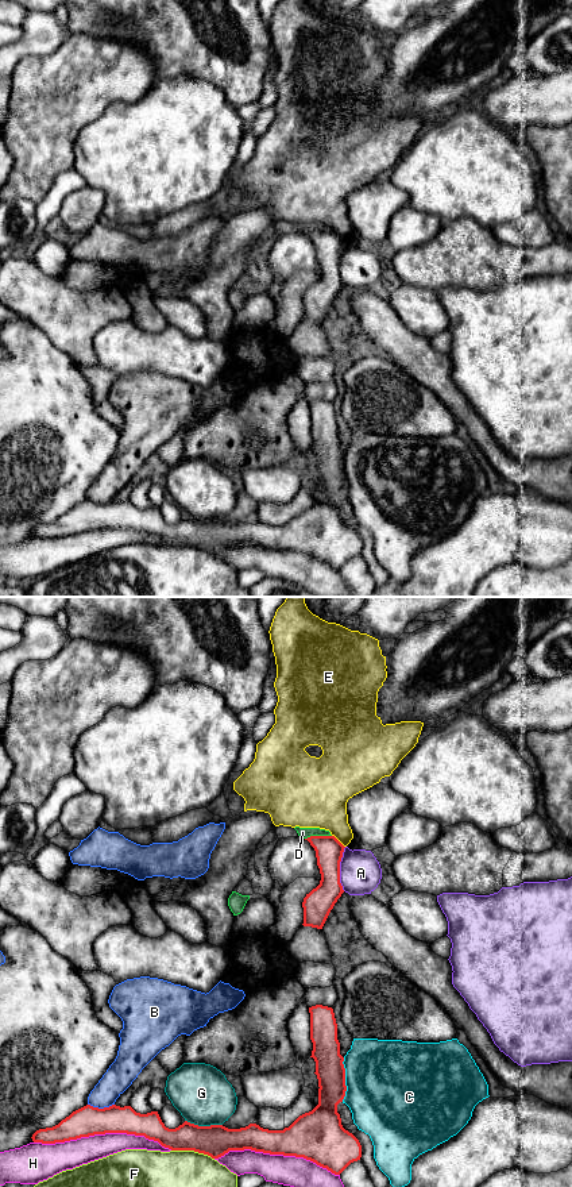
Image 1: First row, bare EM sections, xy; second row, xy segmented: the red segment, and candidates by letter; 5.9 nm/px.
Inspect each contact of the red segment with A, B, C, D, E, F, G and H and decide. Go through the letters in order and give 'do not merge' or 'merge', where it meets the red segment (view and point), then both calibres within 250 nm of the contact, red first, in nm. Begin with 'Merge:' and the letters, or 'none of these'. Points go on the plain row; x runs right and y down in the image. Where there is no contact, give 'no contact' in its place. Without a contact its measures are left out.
Merge: none of these
A: do not merge; meets red in xy at (339, 264); 170 nm thick on the red side, 240 nm on the other
B: do not merge; meets red in xy at (101, 504); 180 nm thick on the red side, 170 nm on the other
C: do not merge; meets red in xy at (344, 474); 170 nm thick on the red side, 480 nm on the other
D: do not merge; meets red in xy at (317, 231); 160 nm thick on the red side, 60 nm on the other
E: do not merge; meets red in xy at (339, 236); 160 nm thick on the red side, 280 nm on the other
F: do not merge; meets red in xy at (193, 544); 190 nm thick on the red side, 480 nm on the other
G: do not merge; meets red in xy at (204, 521); 190 nm thick on the red side, 340 nm on the other
H: do not merge; meets red in xy at (103, 528); 180 nm thick on the red side, 170 nm on the other

